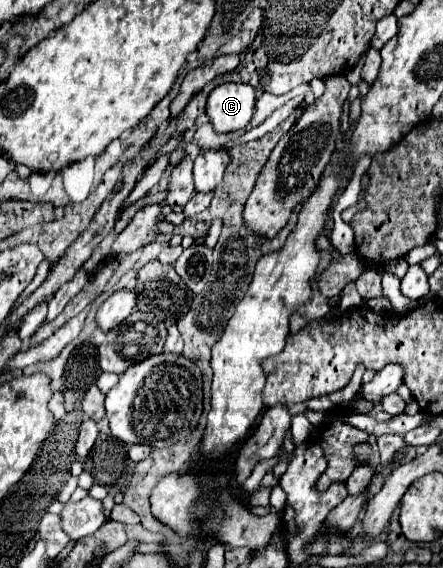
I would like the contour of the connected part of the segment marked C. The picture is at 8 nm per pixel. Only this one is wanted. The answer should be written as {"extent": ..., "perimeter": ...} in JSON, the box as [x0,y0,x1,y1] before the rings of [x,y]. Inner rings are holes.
{"extent":[206,84,254,134],"perimeter":[[[220,84],[206,104],[210,124],[218,134],[244,130],[254,112],[254,88],[248,84]]]}

